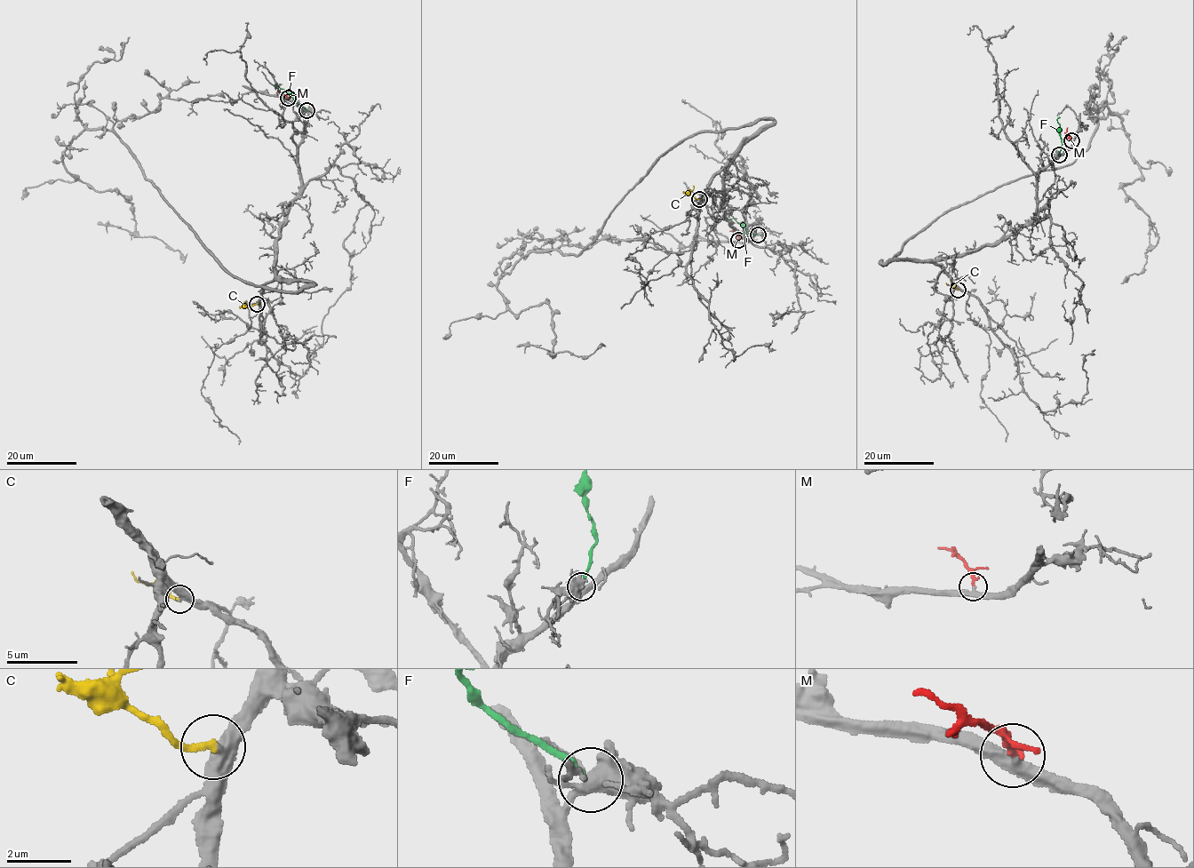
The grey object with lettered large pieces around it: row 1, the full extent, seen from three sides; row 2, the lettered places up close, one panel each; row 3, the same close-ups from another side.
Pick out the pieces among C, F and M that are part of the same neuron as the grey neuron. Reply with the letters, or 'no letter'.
C, M

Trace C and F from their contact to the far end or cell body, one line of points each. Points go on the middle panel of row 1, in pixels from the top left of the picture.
C: (699, 199), (690, 194), (693, 186)
F: (758, 235), (747, 233), (734, 218), (729, 218)

